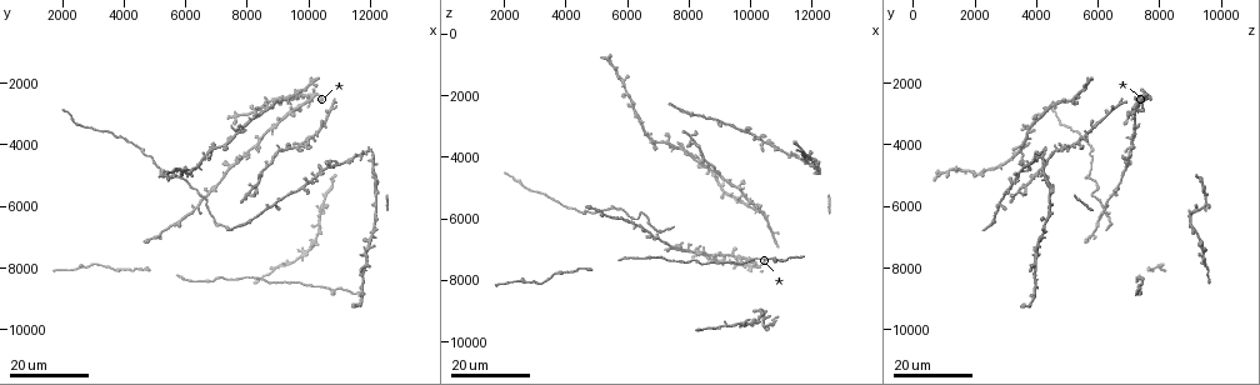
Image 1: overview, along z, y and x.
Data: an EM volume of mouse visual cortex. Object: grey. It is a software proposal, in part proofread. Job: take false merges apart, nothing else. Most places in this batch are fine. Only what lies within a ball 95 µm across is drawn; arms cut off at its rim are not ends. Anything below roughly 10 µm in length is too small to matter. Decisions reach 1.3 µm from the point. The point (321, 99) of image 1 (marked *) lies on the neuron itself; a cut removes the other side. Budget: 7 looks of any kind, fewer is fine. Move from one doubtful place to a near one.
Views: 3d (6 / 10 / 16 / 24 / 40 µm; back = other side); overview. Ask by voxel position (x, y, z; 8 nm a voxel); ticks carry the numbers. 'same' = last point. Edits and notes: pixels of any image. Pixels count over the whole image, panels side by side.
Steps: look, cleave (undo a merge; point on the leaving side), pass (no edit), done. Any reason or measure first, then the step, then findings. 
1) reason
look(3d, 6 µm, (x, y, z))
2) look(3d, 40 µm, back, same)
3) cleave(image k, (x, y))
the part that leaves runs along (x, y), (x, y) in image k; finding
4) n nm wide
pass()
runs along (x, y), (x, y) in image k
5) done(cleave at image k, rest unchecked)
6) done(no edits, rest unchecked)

thick turns thin
look(3d, 16 µm, (9600, 2800, 7200))

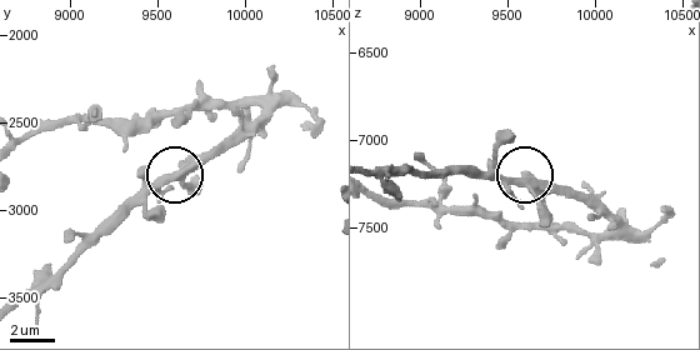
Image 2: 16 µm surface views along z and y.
zoom in
look(3d, 6 µm, (9580, 2820, 7220))

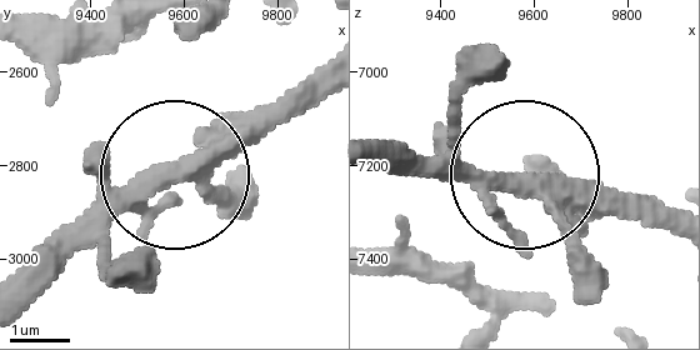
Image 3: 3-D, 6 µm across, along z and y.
pass()
runs along (320, 76), (126, 186), (56, 246) in image 3; all the same neuron

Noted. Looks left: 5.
thin arm on a thick one
look(3d, 16 µm, (6800, 5600, 6500))

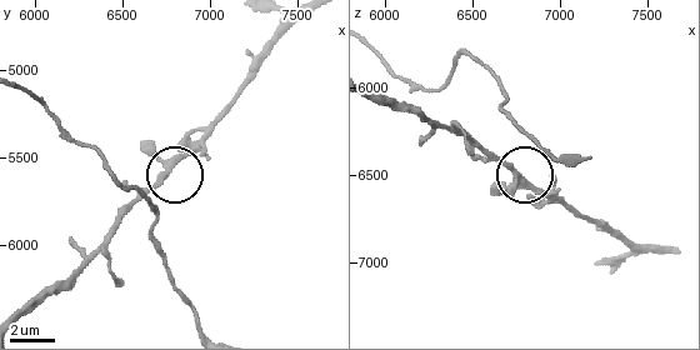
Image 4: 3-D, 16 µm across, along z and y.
look(3d, 10 µm, (6800, 5540, 6540))

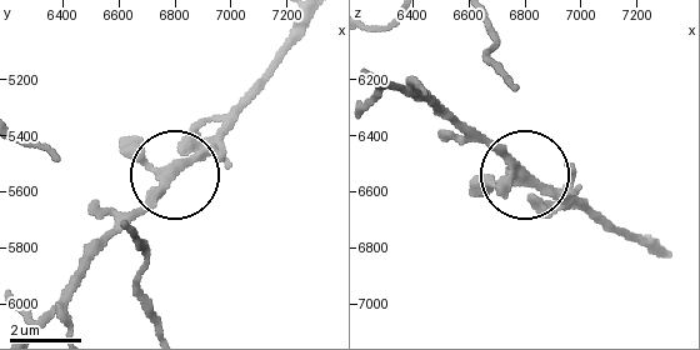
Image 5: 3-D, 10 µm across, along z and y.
250 nm wide
pass()
runs along (309, 24), (270, 78), (120, 226) in image 5; continuous, no second neuron

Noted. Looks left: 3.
side arm on a straight run
look(3d, 16 µm, (8600, 6100, 2800))

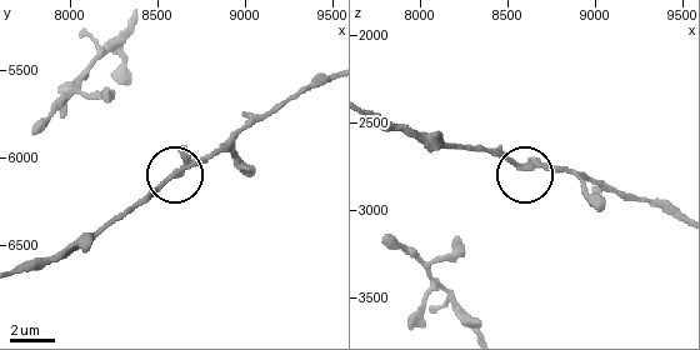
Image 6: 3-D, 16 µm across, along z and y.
look(3d, 6 µm, (8660, 6060, 2740))

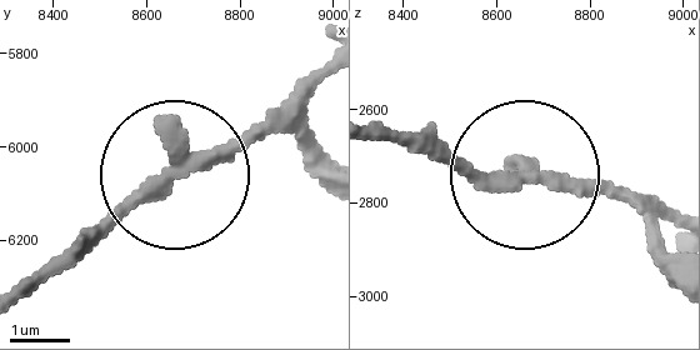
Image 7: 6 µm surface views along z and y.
side arm 14 µm
pass()
all the same neuron

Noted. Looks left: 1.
done(no edits, rest unchecked)

